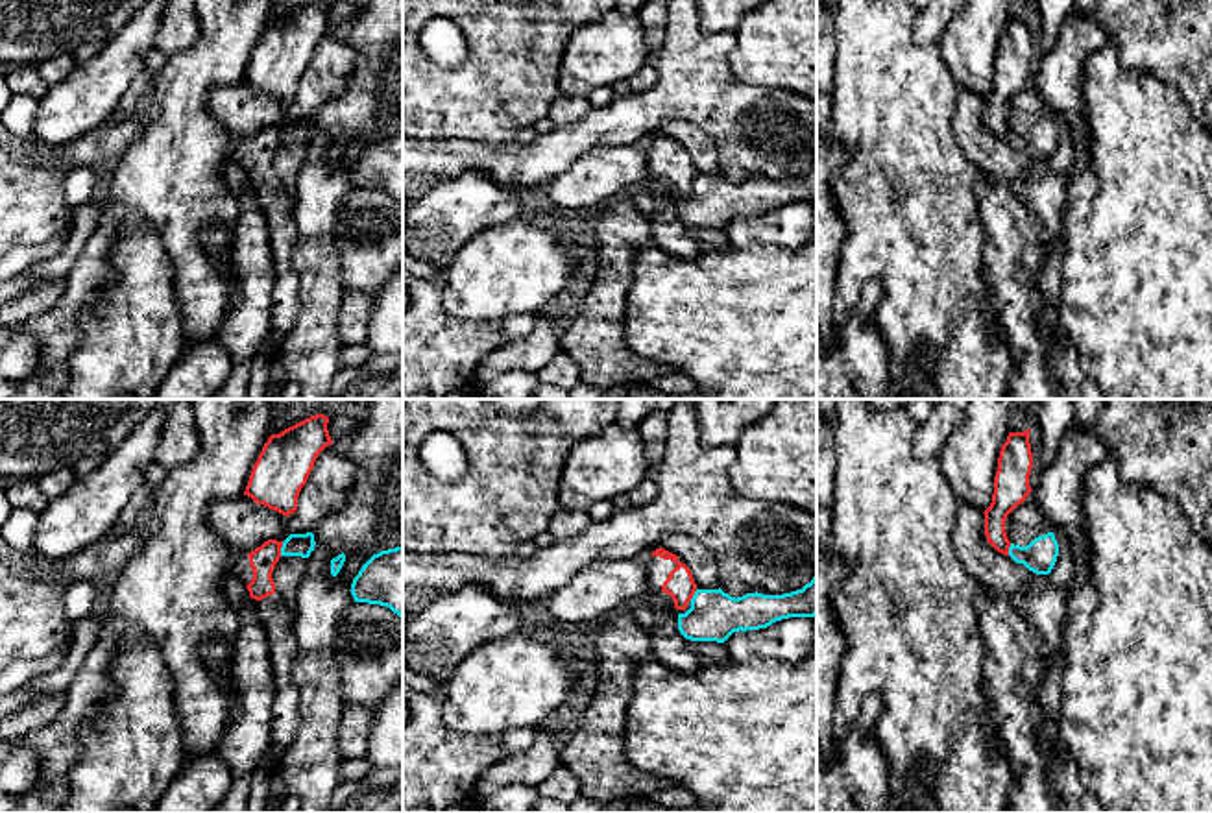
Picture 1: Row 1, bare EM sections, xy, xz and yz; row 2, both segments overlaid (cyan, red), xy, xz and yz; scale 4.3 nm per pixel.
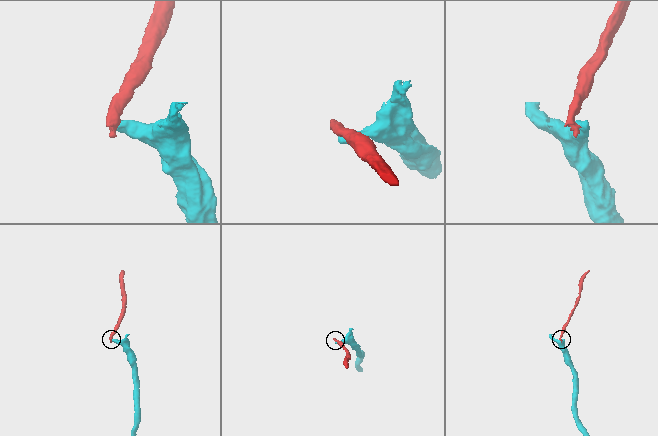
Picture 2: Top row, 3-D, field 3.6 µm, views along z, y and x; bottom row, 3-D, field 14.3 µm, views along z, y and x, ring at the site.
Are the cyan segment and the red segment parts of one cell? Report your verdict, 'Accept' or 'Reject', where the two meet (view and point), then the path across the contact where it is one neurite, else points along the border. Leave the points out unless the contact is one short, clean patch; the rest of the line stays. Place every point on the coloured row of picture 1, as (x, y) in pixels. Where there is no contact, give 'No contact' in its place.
Reject. Touches cyan at xy (281, 549). Boundary: xy (283, 542), (279, 555)

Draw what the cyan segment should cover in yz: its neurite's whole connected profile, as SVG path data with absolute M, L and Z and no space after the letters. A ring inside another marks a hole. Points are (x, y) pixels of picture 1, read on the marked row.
M1024 501L1005 519L1005 532L1011 541L1009 556L1036 575L1049 575L1059 543L1044 519L1038 504Z

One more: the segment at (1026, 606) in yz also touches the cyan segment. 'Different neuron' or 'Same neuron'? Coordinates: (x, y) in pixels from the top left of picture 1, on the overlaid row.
Different neuron

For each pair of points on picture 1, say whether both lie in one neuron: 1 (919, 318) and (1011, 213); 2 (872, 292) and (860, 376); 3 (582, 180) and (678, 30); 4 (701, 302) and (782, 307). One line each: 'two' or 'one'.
1: two
2: one
3: two
4: one

